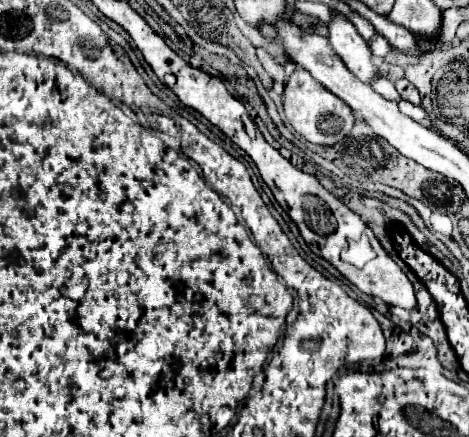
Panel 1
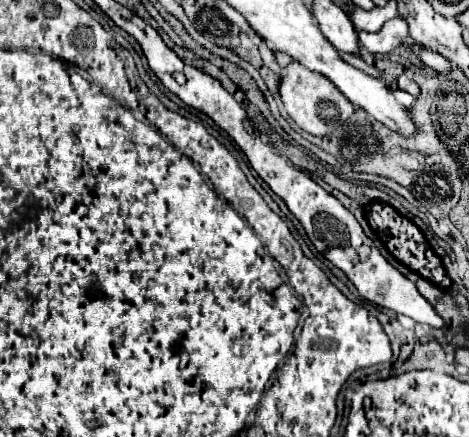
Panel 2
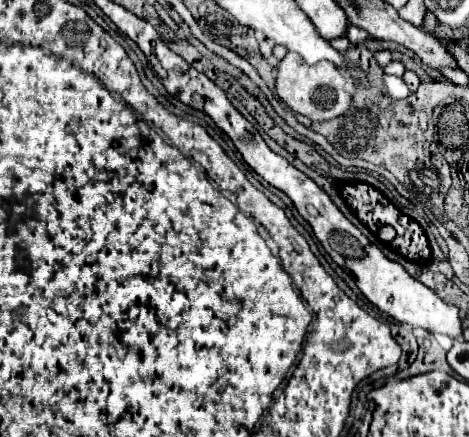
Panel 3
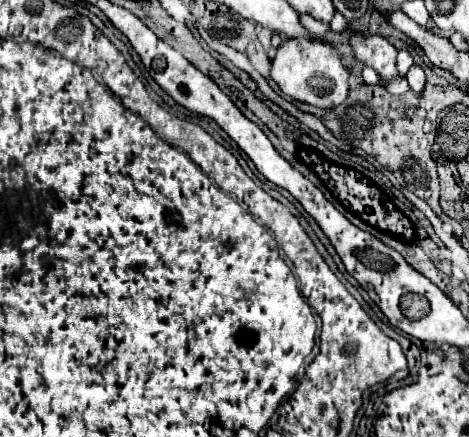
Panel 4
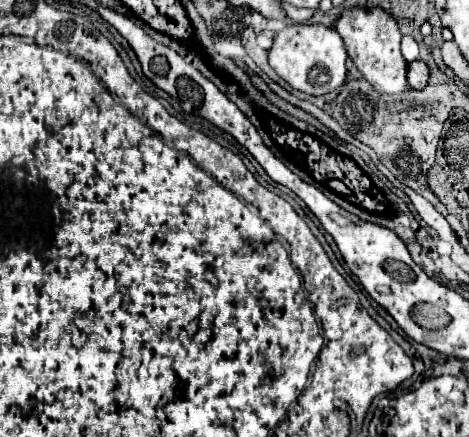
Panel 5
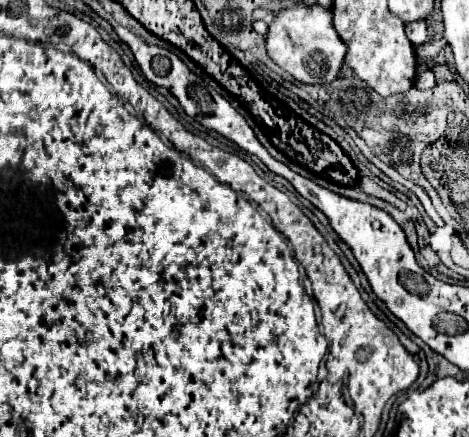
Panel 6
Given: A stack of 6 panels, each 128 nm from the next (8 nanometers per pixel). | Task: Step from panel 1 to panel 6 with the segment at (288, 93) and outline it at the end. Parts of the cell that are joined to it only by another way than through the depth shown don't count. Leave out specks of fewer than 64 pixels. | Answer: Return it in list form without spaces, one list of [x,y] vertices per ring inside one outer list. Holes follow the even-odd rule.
[[[298,2],[274,14],[274,20],[266,34],[266,50],[268,56],[298,82],[318,86],[330,84],[338,76],[346,54],[346,46],[332,26],[330,8],[318,2]]]

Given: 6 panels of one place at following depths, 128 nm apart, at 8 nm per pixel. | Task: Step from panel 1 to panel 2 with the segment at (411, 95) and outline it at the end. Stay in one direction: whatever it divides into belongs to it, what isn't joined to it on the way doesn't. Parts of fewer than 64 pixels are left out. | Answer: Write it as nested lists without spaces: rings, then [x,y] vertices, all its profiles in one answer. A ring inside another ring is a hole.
[[[402,74],[402,76],[398,78],[398,88],[410,92],[412,96],[418,96],[418,94],[420,94],[420,88],[418,88],[418,84],[410,78],[410,74]]]

